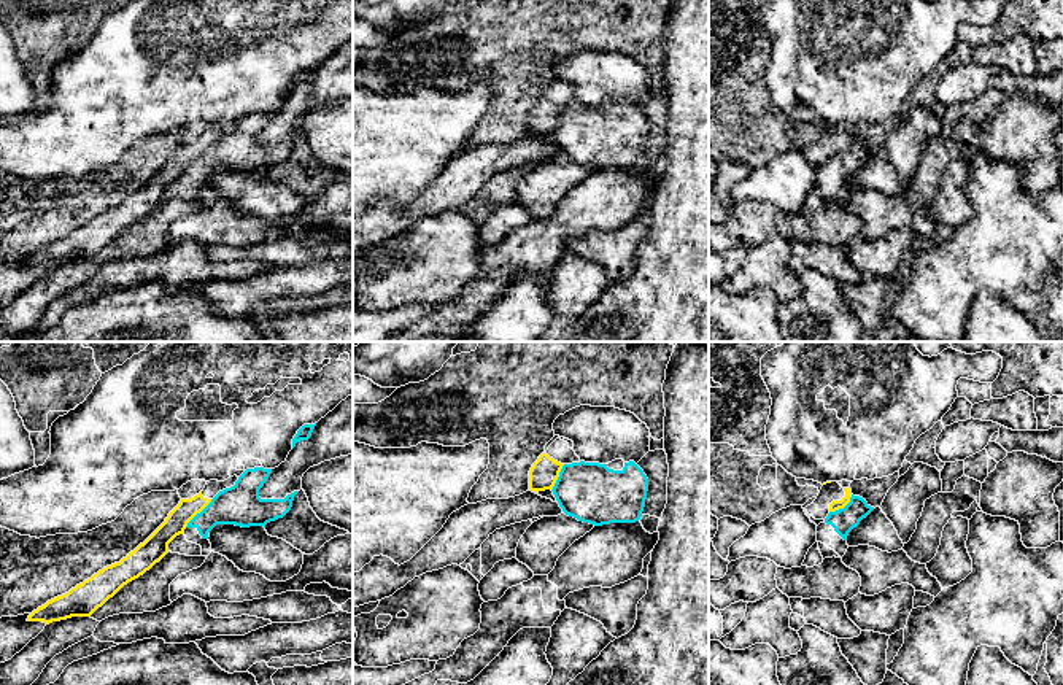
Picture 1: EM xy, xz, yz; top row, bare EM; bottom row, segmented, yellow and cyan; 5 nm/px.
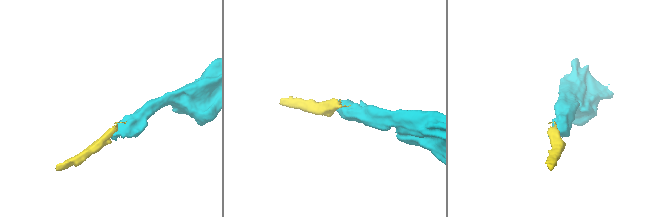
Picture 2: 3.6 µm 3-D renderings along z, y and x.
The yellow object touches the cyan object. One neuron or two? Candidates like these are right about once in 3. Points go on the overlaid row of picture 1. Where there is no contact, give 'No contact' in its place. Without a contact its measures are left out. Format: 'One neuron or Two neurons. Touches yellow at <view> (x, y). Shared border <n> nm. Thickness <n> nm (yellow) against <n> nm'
Two neurons. Touches yellow at xy (197, 512). Shared border 200 nm. Thickness 110 nm (yellow) against 200 nm

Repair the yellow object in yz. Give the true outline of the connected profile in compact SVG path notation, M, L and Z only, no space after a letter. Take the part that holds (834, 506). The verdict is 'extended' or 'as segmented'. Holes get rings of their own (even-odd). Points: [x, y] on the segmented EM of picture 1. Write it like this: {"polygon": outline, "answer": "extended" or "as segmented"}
{"polygon": "M837 482L823 483L817 497L809 499L802 509L817 526L825 521L829 512L844 509L852 497L850 488L842 488Z", "answer": "extended"}

